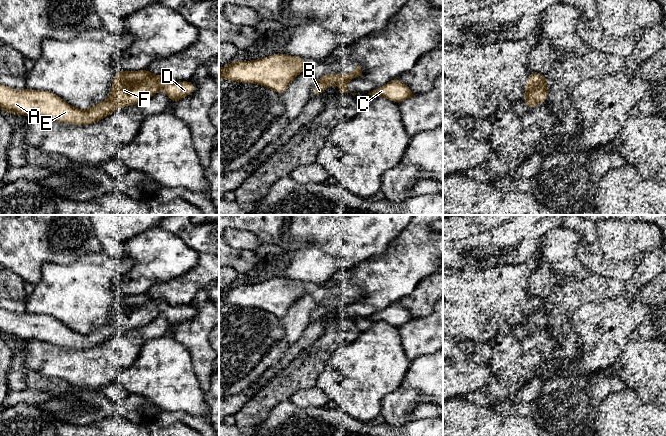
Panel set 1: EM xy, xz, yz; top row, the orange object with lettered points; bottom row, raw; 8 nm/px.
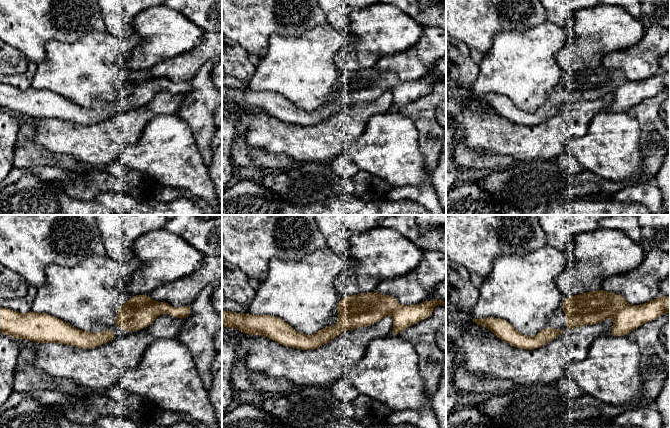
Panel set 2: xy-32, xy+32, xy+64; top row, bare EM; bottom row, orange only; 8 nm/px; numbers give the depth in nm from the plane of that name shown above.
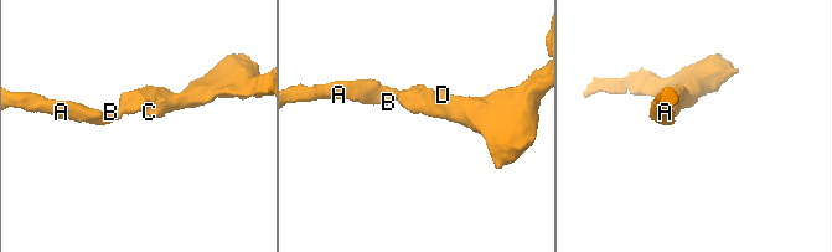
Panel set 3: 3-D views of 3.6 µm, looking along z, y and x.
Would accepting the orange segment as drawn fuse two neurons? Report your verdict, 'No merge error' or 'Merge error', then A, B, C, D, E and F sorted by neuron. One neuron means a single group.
No merge error. Groups: A B C D E F

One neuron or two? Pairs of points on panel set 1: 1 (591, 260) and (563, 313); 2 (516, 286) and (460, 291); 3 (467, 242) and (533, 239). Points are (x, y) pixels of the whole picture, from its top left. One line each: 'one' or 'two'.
1: two
2: one
3: one

